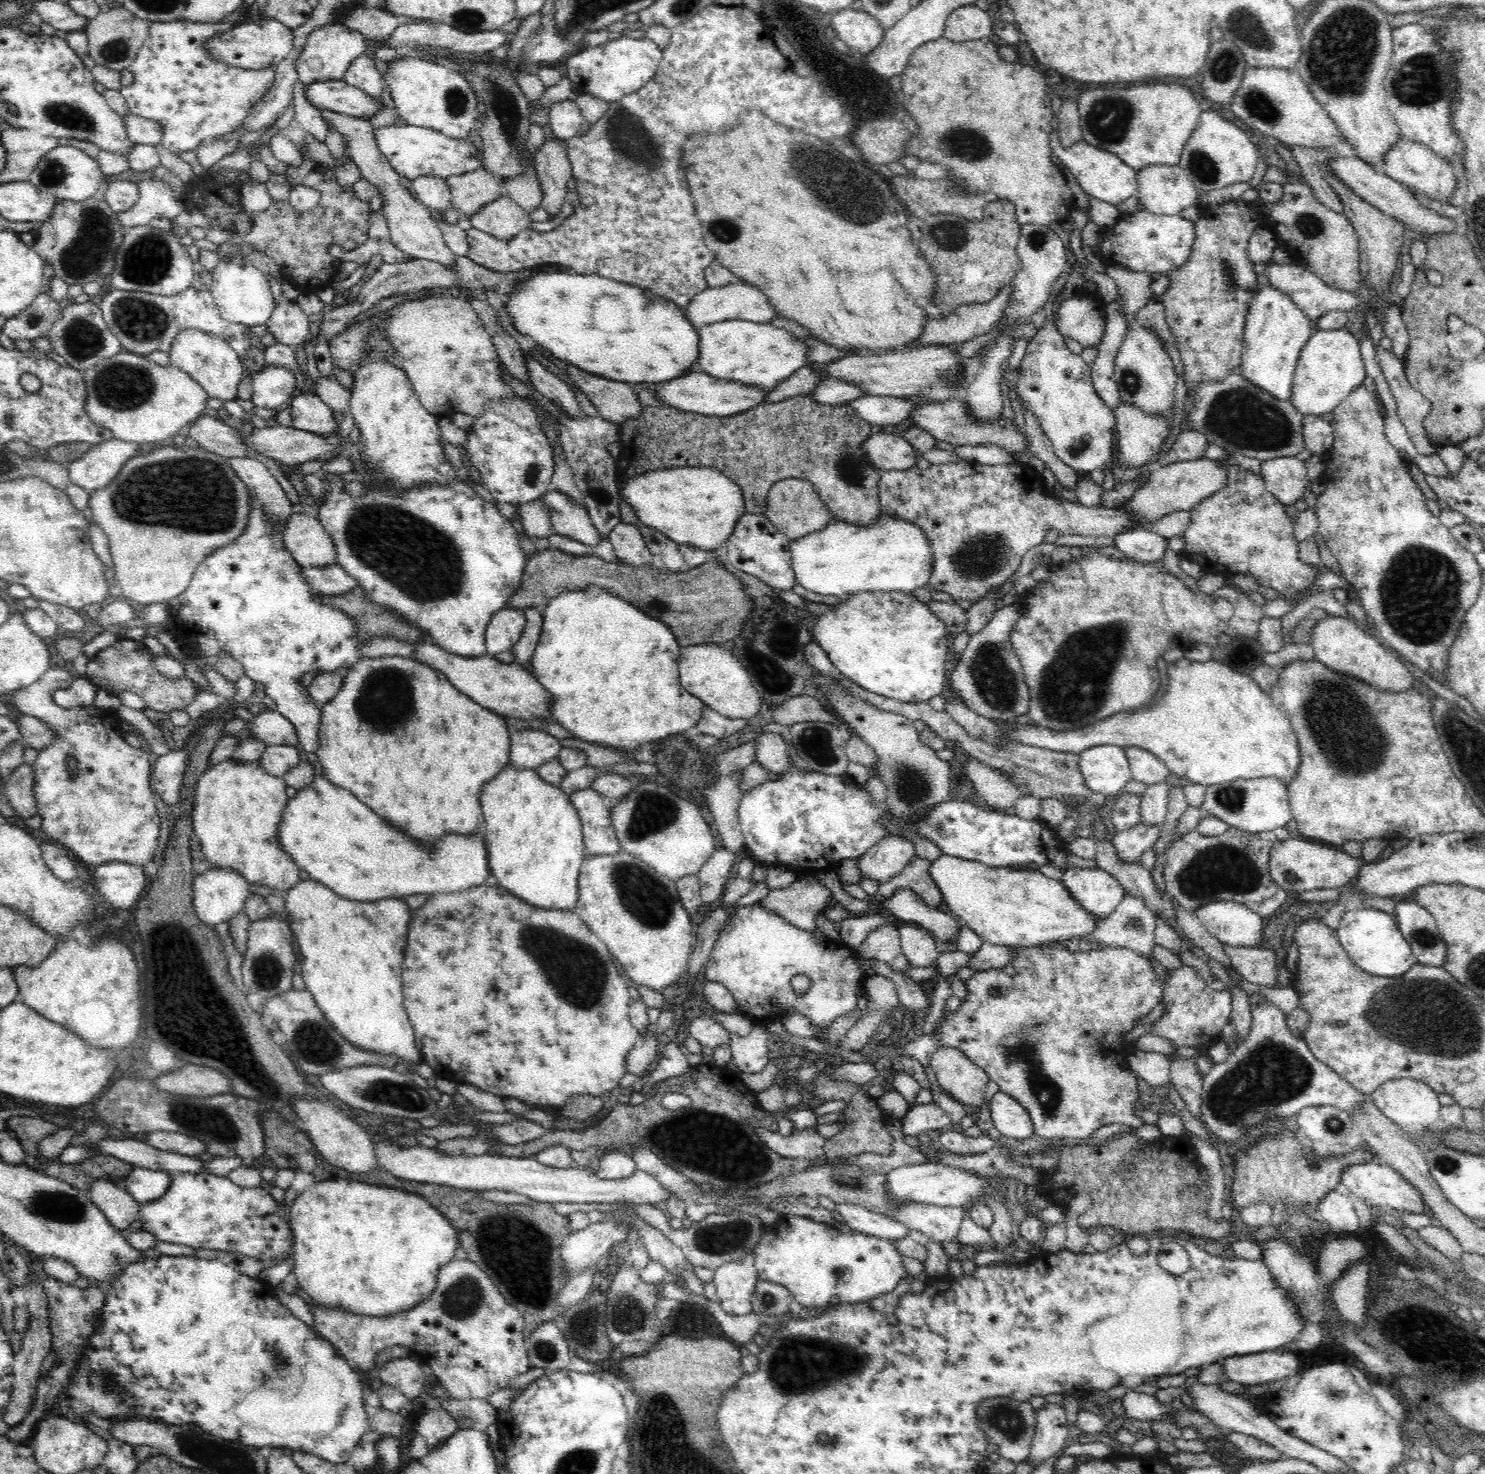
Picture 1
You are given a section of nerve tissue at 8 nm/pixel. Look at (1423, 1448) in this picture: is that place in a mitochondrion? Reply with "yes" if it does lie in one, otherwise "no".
no

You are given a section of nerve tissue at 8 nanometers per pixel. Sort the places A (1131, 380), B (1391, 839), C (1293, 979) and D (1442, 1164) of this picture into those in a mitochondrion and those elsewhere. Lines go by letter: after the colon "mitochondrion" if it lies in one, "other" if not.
A: mitochondrion
B: other
C: other
D: mitochondrion

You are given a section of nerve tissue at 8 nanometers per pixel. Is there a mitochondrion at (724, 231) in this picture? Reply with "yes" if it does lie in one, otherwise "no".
yes

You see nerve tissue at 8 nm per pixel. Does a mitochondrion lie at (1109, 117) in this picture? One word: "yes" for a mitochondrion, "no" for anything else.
yes

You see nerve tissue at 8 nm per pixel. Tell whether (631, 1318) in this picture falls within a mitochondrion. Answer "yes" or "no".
yes

